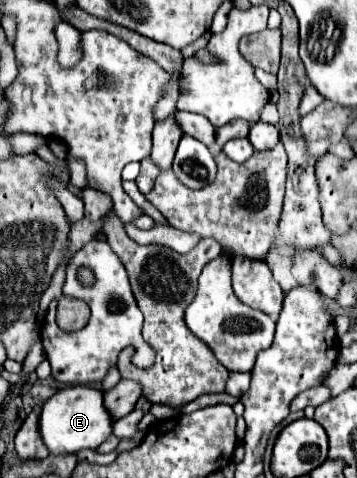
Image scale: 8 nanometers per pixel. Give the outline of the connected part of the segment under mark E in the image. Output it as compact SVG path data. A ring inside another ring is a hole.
M68 386L44 402L40 414L40 434L52 454L76 454L84 448L98 448L112 434L114 418L106 410L102 390L90 386Z

